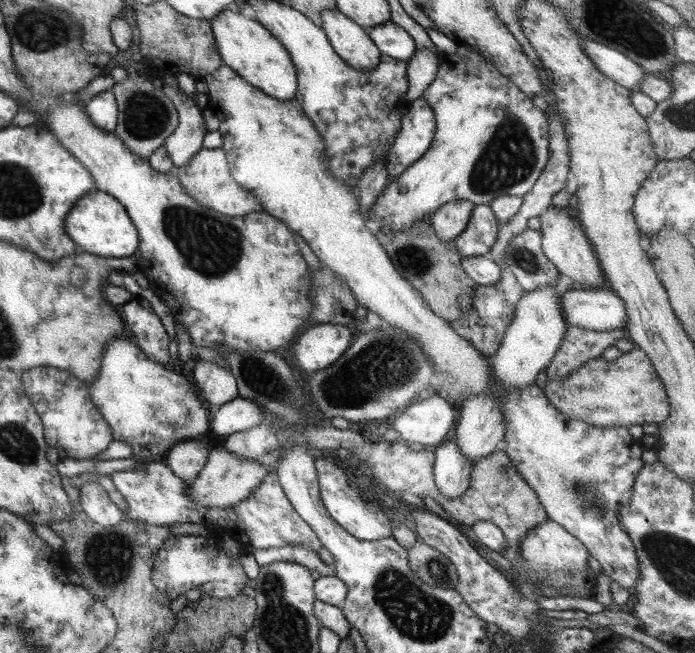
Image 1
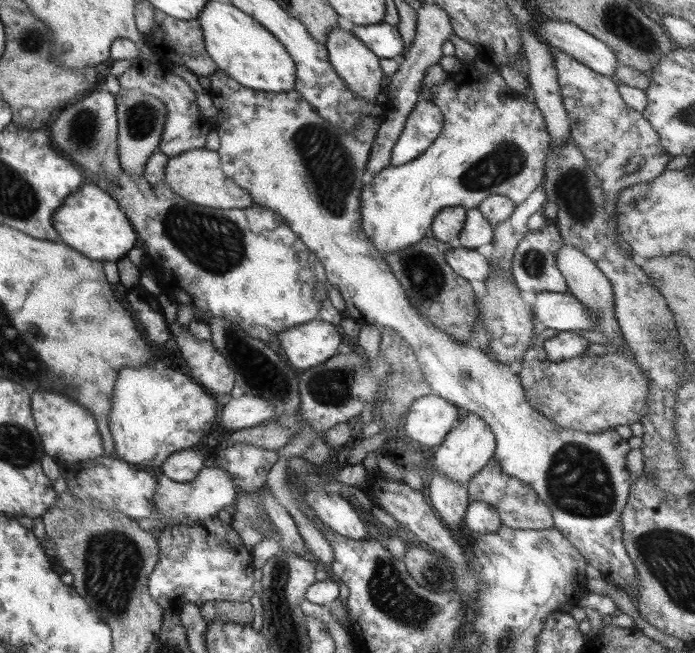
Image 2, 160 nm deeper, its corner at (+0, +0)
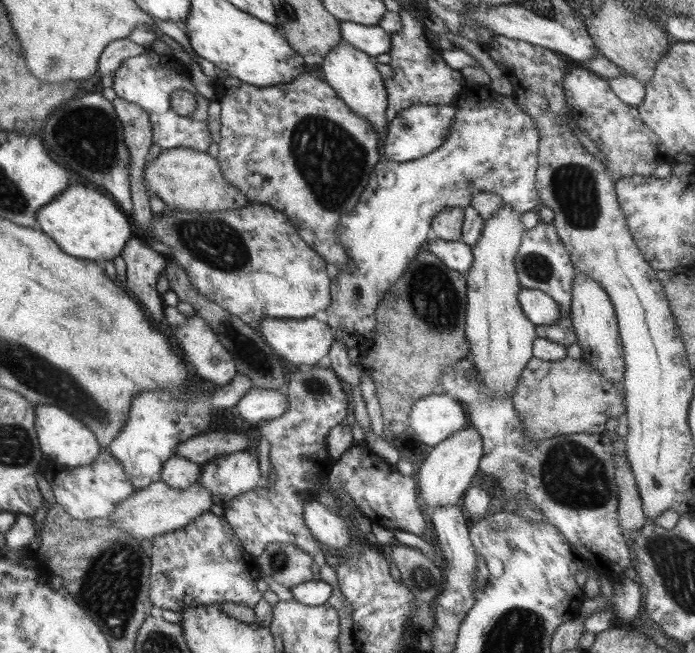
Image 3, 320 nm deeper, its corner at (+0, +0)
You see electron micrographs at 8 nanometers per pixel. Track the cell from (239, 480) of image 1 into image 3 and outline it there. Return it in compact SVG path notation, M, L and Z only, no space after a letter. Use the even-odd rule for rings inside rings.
M156 481L137 489L128 498L121 500L117 507L109 514L113 526L123 530L126 534L136 540L143 538L152 539L156 536L180 530L189 525L197 516L210 511L212 506L212 495L201 483L194 483L184 490L168 486L165 482Z

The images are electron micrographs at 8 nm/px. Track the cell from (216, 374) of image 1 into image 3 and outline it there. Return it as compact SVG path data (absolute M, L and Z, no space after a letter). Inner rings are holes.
M166 305L165 316L168 326L170 326L176 340L182 347L184 360L188 367L192 366L192 369L196 370L196 374L210 380L210 382L214 382L214 384L224 386L224 384L232 382L232 379L238 375L232 356L218 341L212 327L200 315L186 316L178 311L175 306Z

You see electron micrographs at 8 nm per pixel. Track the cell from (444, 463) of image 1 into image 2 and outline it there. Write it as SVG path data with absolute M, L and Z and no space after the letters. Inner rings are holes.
M433 474L428 487L430 504L436 508L438 516L454 534L462 534L462 519L469 505L469 490L444 475Z

